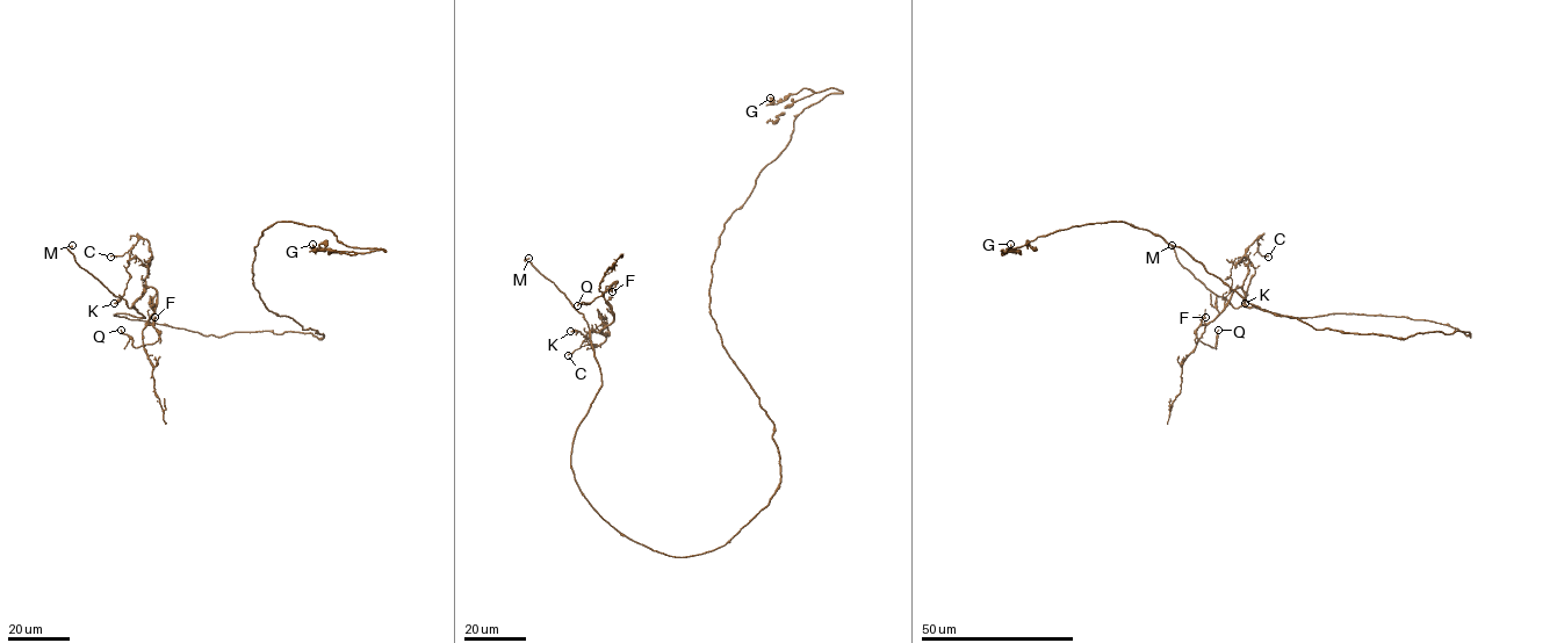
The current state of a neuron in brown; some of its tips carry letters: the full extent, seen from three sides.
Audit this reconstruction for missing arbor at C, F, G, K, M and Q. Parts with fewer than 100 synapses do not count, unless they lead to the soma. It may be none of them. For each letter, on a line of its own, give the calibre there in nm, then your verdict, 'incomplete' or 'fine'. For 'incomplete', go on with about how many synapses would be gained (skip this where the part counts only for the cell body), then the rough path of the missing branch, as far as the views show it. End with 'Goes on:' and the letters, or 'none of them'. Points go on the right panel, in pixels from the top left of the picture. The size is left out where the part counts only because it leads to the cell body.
C: 140 nm thick; fine
F: 130 nm thick; fine
G: 140 nm thick; fine
K: 90 nm thick; fine
M: 240 nm thick; incomplete; missing branch runs (1172, 245), (1162, 255), (1162, 244), (1175, 225)
Q: 110 nm thick; fine
Goes on: M

